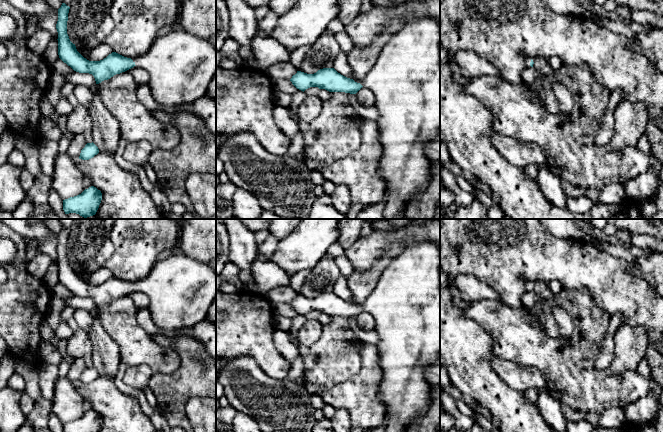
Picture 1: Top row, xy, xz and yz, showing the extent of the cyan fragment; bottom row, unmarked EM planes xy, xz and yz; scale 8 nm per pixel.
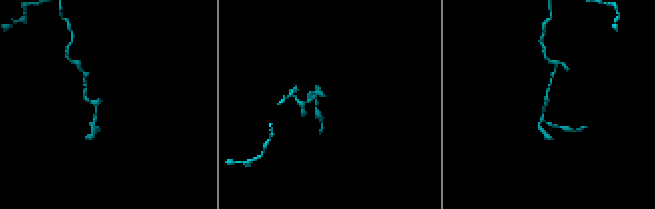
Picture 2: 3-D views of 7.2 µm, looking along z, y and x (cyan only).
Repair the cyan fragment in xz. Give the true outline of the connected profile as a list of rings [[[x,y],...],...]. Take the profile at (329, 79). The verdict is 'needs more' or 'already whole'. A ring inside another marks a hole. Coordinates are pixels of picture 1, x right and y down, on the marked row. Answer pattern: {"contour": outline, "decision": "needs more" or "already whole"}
{"contour": [[[418,18],[404,23],[402,29],[393,34],[383,47],[378,59],[367,75],[358,83],[338,73],[334,68],[323,68],[314,74],[297,71],[290,81],[299,90],[318,87],[329,92],[356,94],[362,87],[370,89],[375,95],[378,110],[377,125],[379,140],[383,146],[379,163],[379,174],[385,183],[384,219],[395,219],[404,212],[406,206],[427,187],[431,177],[431,161],[427,158],[424,144],[432,140],[440,131],[440,27],[433,18]]], "decision": "needs more"}

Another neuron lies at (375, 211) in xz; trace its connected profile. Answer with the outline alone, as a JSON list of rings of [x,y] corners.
[[[386,195],[377,204],[372,204],[365,207],[357,216],[356,219],[384,219],[383,211],[385,208]]]

